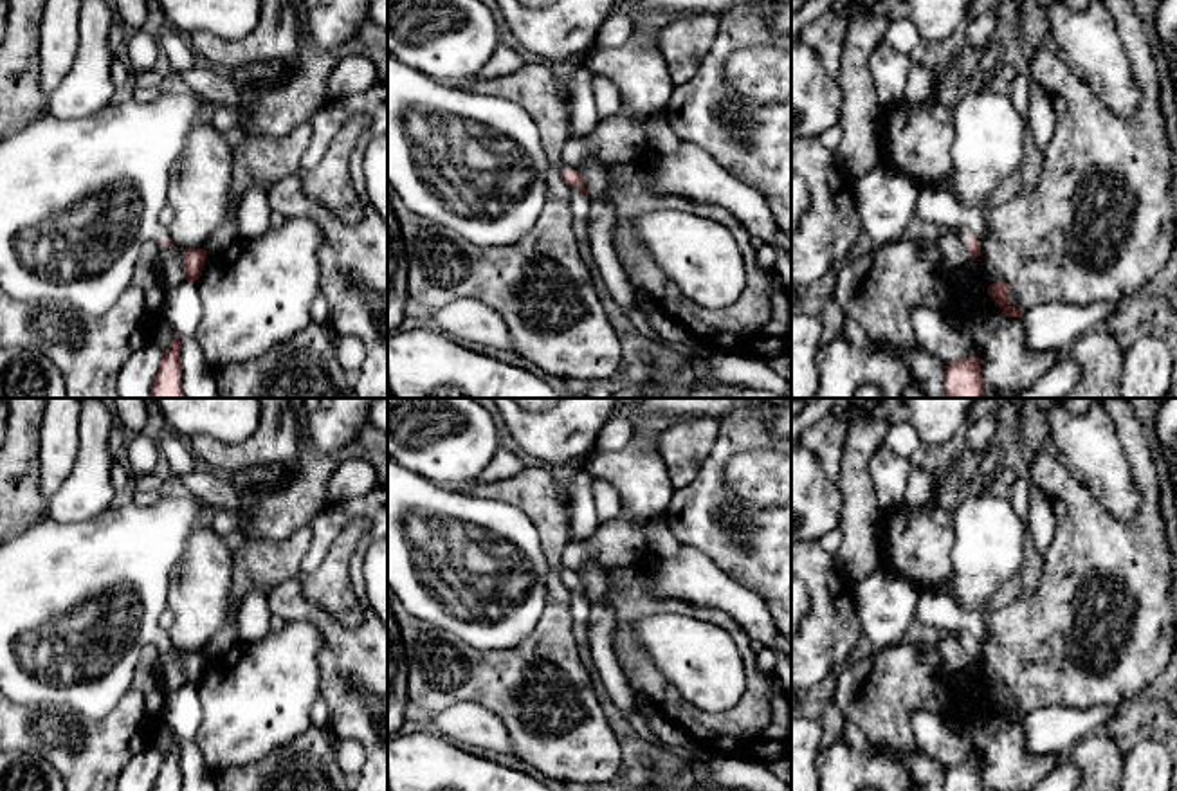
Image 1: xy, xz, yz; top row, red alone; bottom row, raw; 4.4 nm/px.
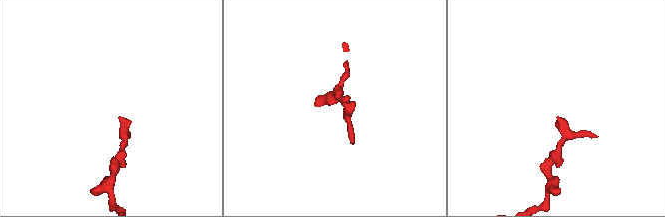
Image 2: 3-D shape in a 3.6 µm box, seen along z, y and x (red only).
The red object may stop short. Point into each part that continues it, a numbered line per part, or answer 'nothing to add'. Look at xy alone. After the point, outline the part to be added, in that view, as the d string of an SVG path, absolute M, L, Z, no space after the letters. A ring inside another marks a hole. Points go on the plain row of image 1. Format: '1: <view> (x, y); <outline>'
1: xy (78, 600); M186 494L139 506L126 496L88 521L58 523L47 517L2 542L0 690L16 705L58 705L83 719L106 717L132 686L141 650L166 641L159 618L168 609L169 573L189 537L202 530L205 505Z

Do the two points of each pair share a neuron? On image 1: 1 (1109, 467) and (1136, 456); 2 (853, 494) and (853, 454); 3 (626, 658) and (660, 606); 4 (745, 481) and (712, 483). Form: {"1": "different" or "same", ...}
{"1": "different", "2": "same", "3": "same", "4": "different"}

